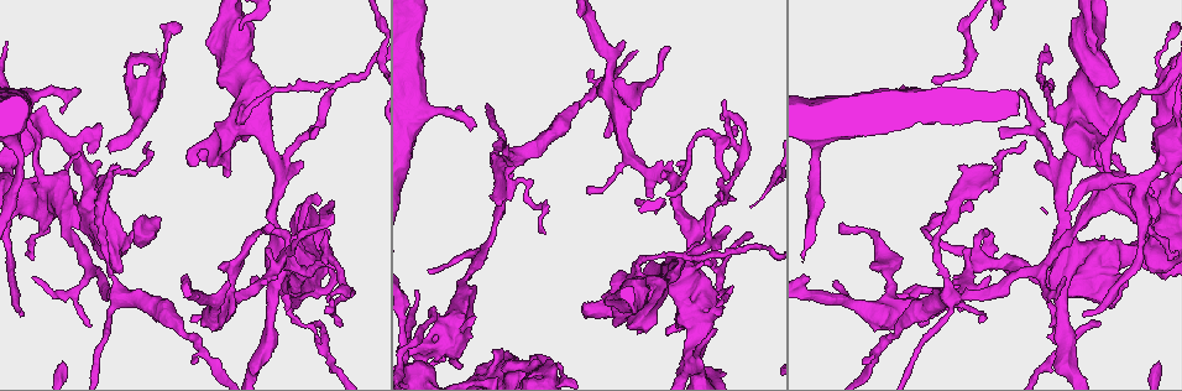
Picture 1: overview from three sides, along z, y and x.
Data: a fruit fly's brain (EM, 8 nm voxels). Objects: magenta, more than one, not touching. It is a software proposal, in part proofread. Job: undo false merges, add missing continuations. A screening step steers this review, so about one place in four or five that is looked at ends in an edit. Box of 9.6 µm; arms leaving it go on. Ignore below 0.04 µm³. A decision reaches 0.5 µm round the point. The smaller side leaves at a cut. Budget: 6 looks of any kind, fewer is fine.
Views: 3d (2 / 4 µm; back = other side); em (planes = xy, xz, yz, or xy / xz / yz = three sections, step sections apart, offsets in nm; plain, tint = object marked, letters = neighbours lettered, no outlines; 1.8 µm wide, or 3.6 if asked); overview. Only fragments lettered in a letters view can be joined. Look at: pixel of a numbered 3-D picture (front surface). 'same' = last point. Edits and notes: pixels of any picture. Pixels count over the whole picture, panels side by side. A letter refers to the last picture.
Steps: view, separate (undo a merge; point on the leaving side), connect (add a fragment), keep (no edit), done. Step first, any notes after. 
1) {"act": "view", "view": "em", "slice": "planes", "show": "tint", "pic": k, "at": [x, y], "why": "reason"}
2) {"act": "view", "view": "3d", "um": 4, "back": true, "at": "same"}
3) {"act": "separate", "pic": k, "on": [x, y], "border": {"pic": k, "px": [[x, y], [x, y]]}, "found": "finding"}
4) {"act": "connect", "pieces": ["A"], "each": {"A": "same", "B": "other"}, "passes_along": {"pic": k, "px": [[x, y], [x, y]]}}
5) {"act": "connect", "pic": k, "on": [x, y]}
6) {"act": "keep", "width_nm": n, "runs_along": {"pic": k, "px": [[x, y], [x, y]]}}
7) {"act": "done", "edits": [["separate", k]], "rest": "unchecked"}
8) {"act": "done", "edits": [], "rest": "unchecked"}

{"act": "view", "view": "em", "slice": "planes", "show": "letters", "pic": 1, "at": [668, 47]}

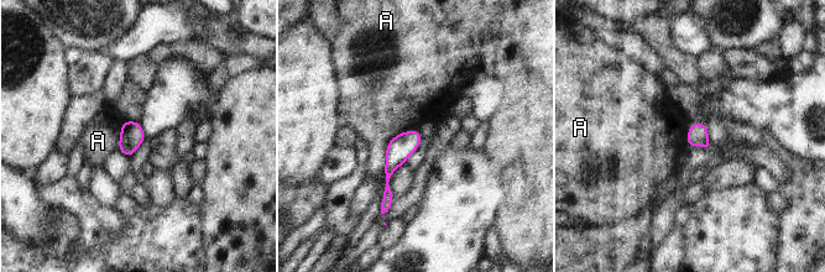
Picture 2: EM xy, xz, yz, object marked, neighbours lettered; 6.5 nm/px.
{"act": "keep", "each": {"A": "other"}, "runs_along": {"pic": 2, "px": [[416, 134], [388, 170], [387, 203]]}, "found": "none of them fits"}

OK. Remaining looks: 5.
{"act": "view", "view": "em", "slice": "planes", "show": "plain", "pic": 1, "at": [1127, 286], "why": "free end"}

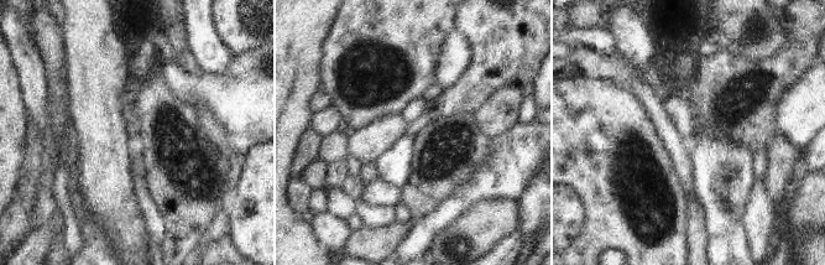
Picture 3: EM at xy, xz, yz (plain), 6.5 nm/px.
{"act": "view", "view": "em", "slice": "planes", "show": "letters", "at": "same", "why": "see the neighbours"}

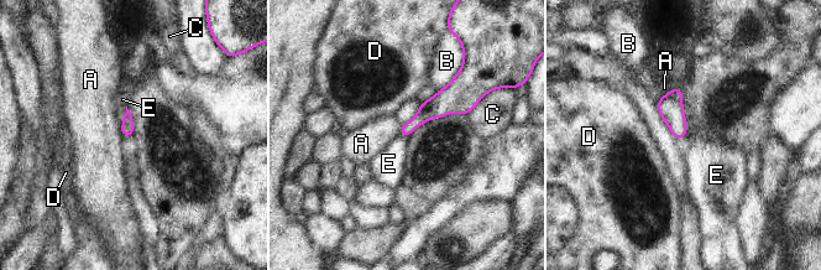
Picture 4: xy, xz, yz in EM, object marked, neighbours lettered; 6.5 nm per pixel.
{"act": "keep", "each": {"A": "other", "B": "other", "C": "other", "D": "other", "E": "other"}, "border": {"pic": 4, "px": [[126, 105], [121, 121]]}, "found": "none of them fits"}

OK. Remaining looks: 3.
{"act": "view", "view": "em", "slice": "planes", "show": "letters", "pic": 1, "at": [1132, 99]}

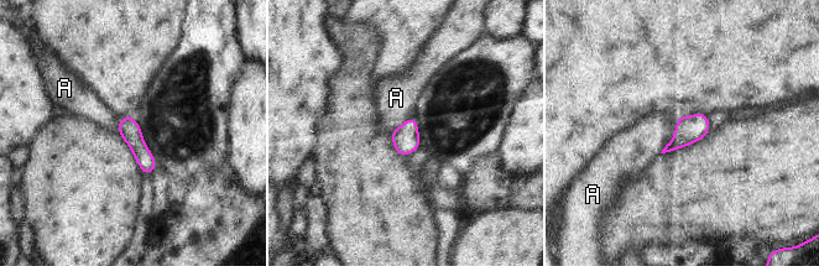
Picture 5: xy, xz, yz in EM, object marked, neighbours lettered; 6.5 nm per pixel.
{"act": "keep", "width_nm": 140, "longest_contact_nm": ["A", 260], "each": {"A": "other"}, "found": "one neuron here"}

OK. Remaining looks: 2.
{"act": "done", "edits": [], "rest": "unchecked"}

